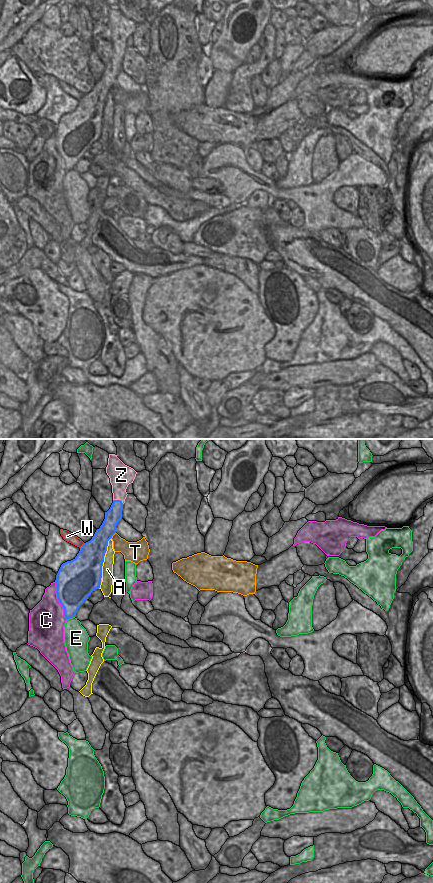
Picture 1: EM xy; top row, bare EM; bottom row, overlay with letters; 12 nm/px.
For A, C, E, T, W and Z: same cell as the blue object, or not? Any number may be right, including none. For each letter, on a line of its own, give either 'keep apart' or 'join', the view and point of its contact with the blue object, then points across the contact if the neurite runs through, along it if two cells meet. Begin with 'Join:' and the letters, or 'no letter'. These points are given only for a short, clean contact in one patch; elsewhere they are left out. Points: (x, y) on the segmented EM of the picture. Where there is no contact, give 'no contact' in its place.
Join: Z
A: keep apart; contact xy (101, 567)
C: keep apart; contact xy (58, 600)
E: keep apart; contact xy (70, 617)
T: keep apart; contact xy (113, 534)
W: keep apart; contact xy (82, 545); border xy (84, 543), (79, 547)
Z: join; contact xy (118, 500)

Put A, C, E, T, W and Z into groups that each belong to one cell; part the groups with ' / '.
A / C / E / T / W / Z

